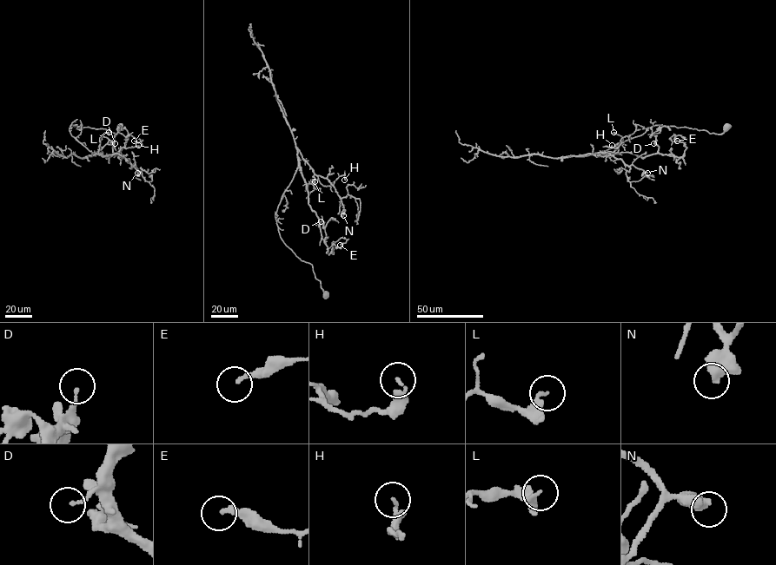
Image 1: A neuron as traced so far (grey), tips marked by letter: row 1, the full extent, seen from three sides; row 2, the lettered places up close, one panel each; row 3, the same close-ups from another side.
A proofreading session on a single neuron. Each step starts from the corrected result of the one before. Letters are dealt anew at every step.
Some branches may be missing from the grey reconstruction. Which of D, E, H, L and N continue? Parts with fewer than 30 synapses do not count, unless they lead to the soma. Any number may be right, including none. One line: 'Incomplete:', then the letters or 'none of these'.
Incomplete: none of these

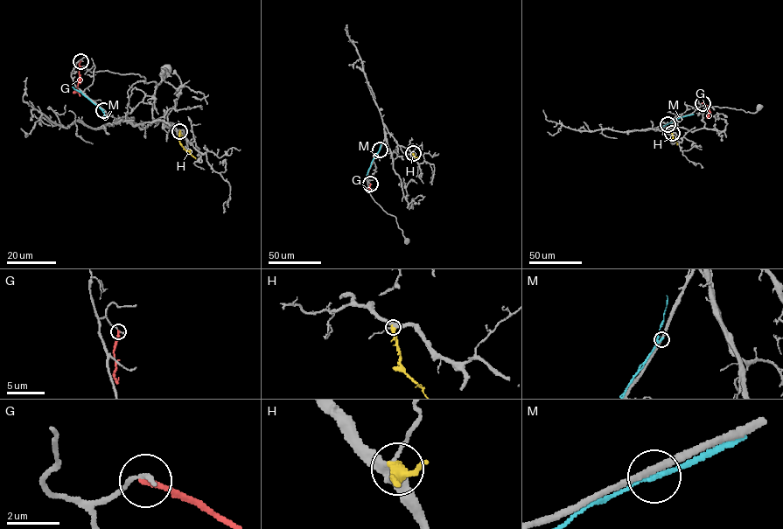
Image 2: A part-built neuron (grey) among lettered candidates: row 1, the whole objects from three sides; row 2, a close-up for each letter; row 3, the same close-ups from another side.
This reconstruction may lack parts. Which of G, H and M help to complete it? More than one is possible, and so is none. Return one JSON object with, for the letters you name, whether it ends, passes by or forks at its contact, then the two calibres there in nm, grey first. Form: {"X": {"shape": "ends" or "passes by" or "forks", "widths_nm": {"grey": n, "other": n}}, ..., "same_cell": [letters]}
{"same_cell": []}

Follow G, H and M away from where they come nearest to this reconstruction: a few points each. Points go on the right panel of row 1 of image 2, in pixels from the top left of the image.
G: (702, 103), (709, 109), (707, 118)
H: (672, 133), (677, 144)
M: (667, 124), (693, 114)

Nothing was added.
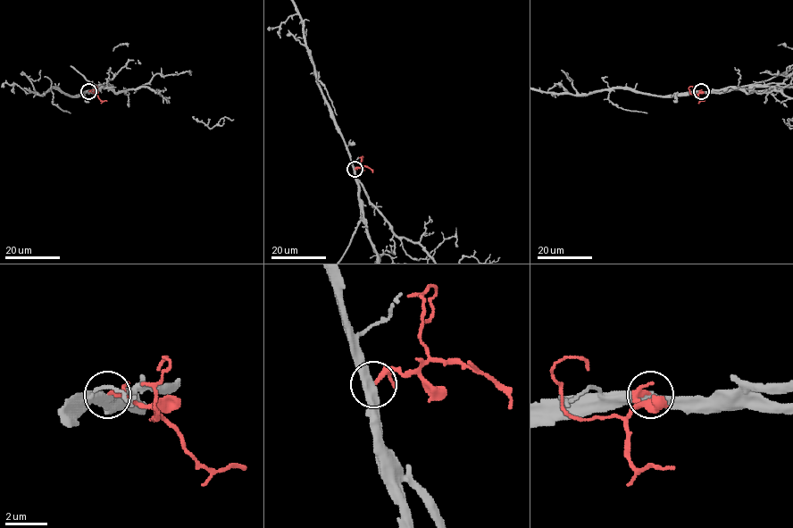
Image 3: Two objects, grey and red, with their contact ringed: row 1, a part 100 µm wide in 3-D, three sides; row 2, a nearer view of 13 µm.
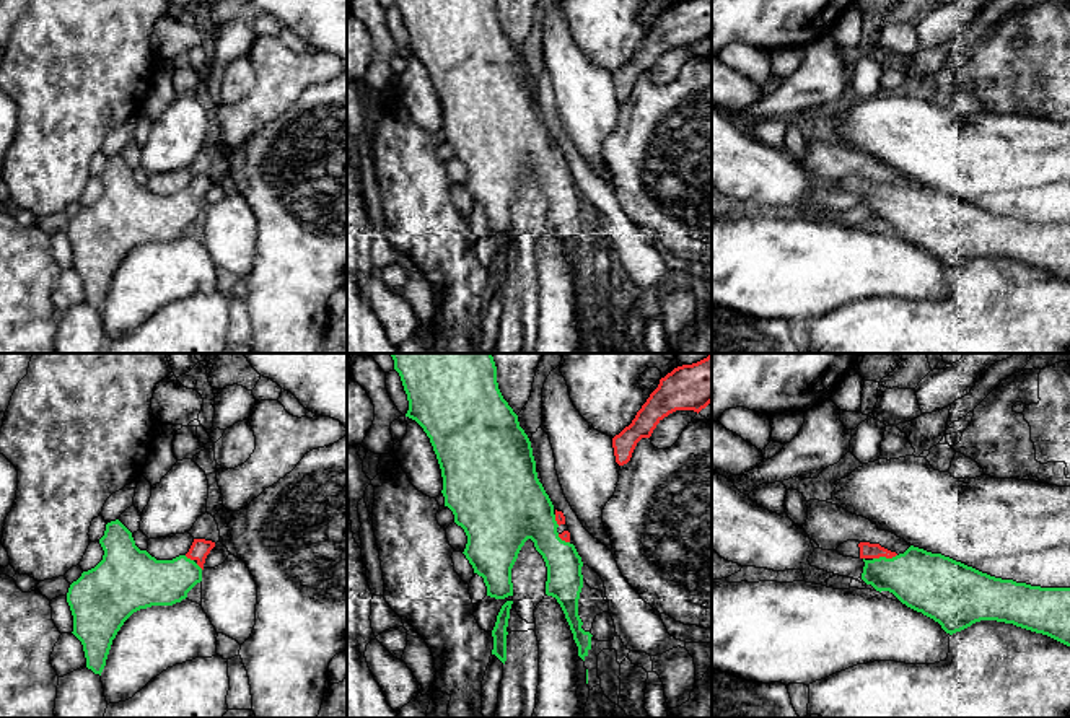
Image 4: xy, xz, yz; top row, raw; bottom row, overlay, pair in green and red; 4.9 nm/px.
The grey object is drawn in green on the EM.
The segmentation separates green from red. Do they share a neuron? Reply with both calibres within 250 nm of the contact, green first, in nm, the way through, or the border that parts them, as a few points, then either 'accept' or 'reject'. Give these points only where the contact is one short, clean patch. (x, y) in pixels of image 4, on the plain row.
calibres 300 and 80 nm; way yz (925, 217), (903, 210), (885, 192), (875, 186), (867, 186); accept

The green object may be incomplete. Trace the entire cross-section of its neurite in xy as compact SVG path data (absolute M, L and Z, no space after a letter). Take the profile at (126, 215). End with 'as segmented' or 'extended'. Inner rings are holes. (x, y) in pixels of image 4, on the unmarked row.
M116 155L106 160L99 179L103 195L70 220L67 238L73 251L72 269L83 280L86 303L101 311L124 257L140 244L186 234L202 217L215 177L194 174L186 190L156 195L140 186L132 168Z; extended

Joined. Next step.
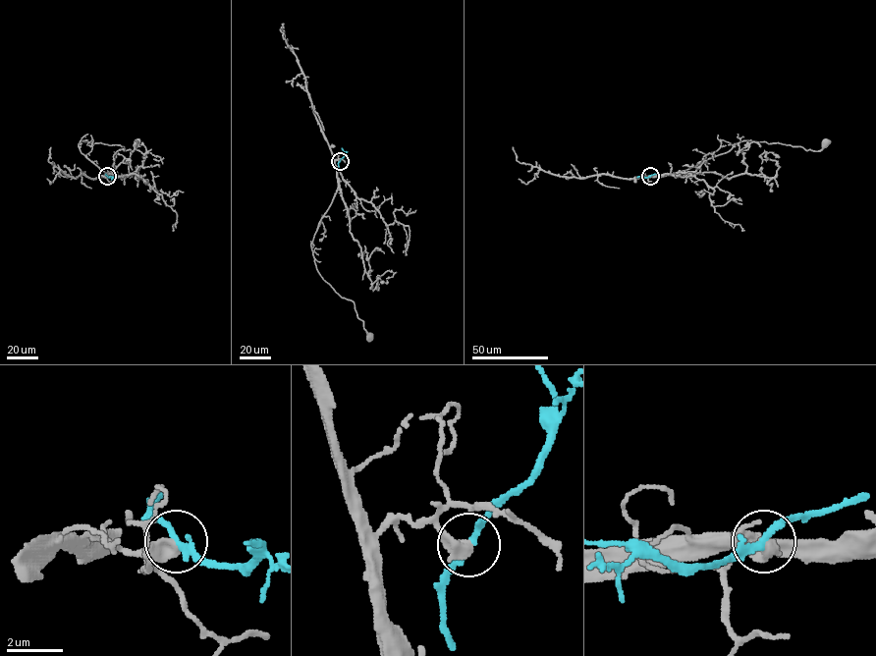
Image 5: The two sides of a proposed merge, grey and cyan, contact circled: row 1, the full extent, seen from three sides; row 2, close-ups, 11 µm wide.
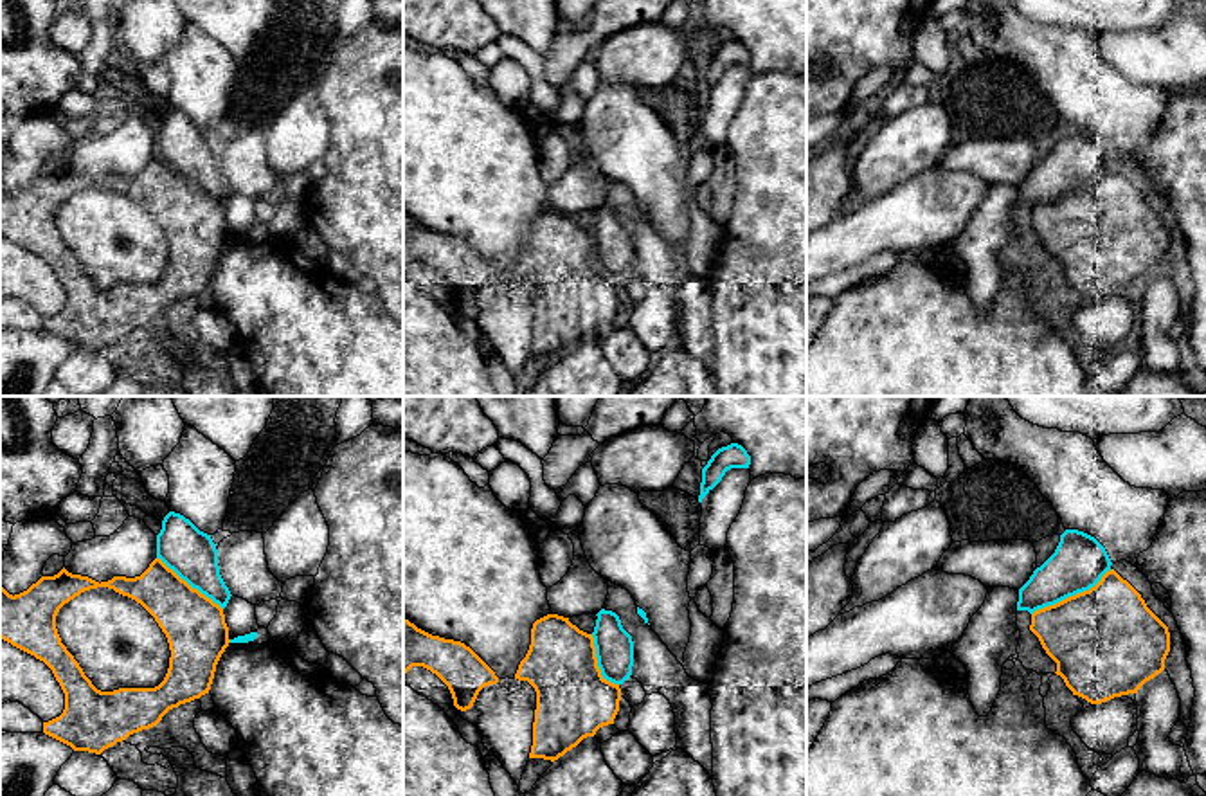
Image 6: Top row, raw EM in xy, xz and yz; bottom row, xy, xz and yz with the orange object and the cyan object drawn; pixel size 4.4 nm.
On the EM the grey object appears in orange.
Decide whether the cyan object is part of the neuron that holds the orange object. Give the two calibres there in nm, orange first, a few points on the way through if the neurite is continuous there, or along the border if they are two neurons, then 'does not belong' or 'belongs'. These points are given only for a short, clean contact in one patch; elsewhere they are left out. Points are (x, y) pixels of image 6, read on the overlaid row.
480/240 nm | does not belong

